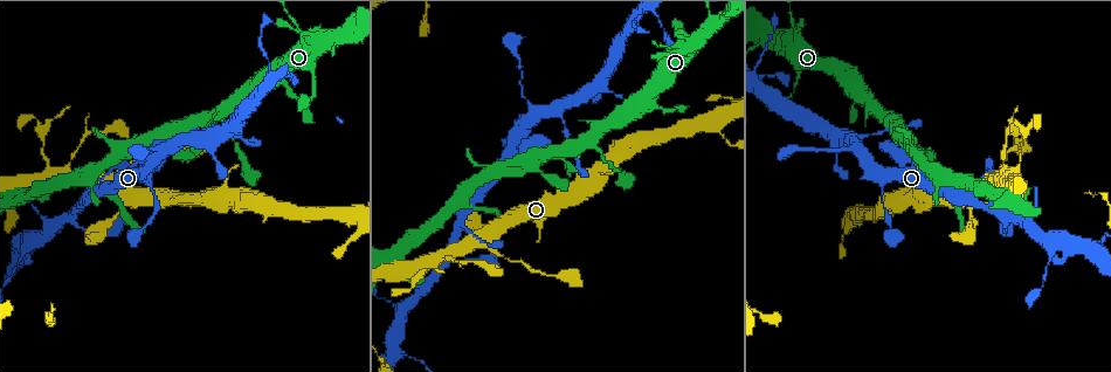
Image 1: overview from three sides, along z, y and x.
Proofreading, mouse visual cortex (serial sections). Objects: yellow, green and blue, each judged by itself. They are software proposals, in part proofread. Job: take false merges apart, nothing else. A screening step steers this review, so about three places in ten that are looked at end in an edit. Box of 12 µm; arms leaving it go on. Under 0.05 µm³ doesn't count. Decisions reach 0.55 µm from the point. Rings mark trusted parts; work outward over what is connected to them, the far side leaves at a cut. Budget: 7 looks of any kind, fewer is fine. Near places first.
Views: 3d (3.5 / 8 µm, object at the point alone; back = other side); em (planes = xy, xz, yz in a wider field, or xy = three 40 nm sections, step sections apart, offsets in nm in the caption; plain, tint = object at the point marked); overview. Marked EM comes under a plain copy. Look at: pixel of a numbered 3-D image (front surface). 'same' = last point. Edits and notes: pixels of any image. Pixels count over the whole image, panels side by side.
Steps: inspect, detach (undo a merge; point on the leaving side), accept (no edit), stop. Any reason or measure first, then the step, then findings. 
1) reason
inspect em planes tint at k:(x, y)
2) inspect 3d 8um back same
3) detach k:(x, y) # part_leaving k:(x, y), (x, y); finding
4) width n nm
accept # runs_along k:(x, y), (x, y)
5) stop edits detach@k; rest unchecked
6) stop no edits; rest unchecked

sharp bend
inspect 3d 8um back at 1:(479, 240)

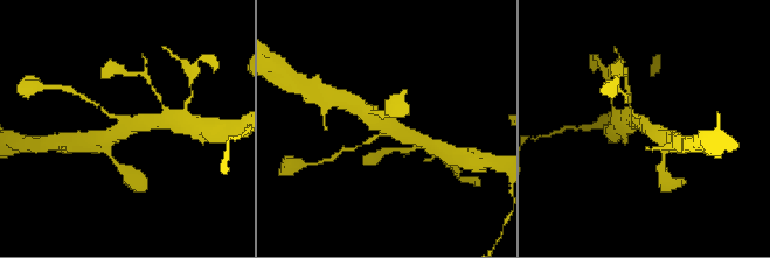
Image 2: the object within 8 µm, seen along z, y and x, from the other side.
inspect em xy step 2 tint at 2:(125, 127)

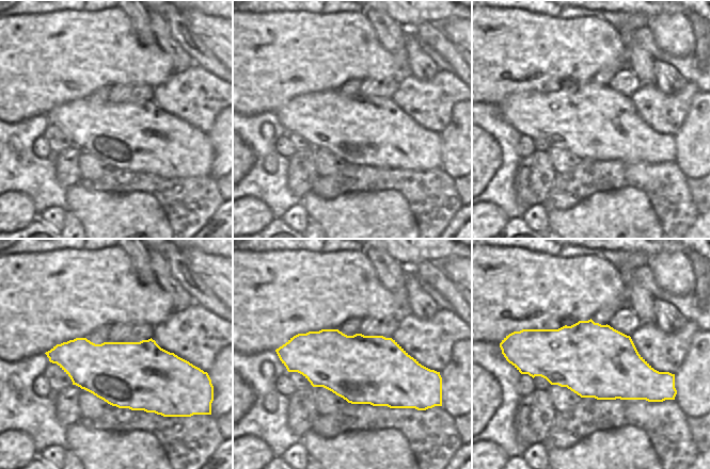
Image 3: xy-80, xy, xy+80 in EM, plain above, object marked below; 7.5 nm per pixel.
accept # runs_along 2:(360, 110), (392, 131), (417, 140); one cell here

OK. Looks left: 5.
thin neck
inspect 3d 8um at 1:(1021, 148)

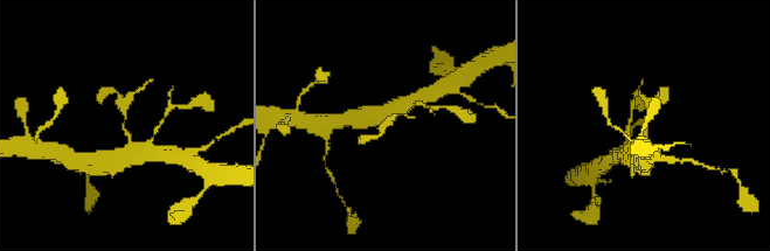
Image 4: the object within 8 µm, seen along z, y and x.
shape alone is not enough
inspect em xy step 2 tint at 4:(123, 123)

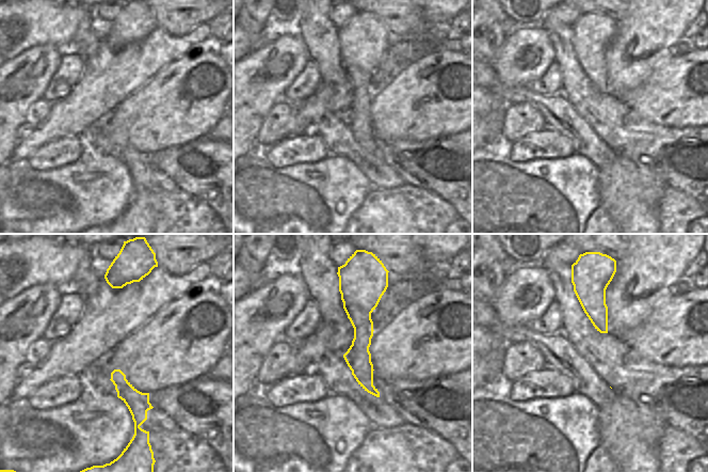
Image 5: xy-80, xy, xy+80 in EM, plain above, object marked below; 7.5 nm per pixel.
detach 4:(123, 107) # part_leaving 4:(127, 134), (116, 90); a second cell is stuck on

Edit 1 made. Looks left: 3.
see it whole again
inspect overview

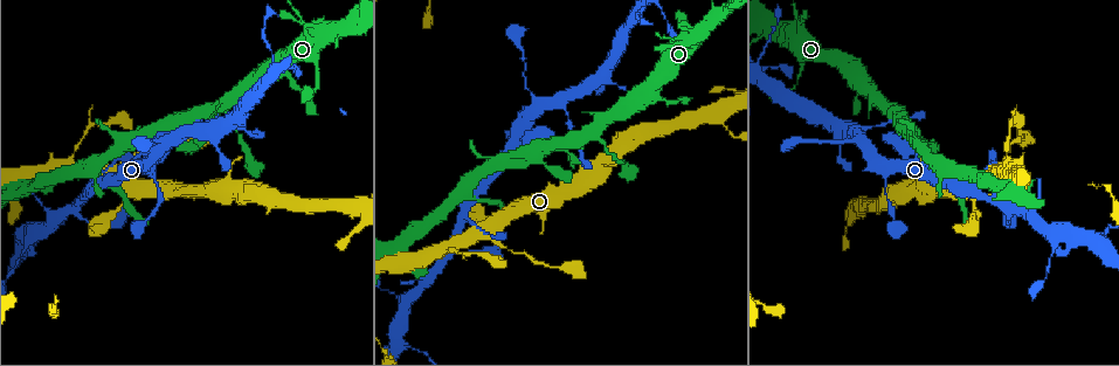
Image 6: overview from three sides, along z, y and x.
inspect 3d 3.5um at 6:(1049, 259)

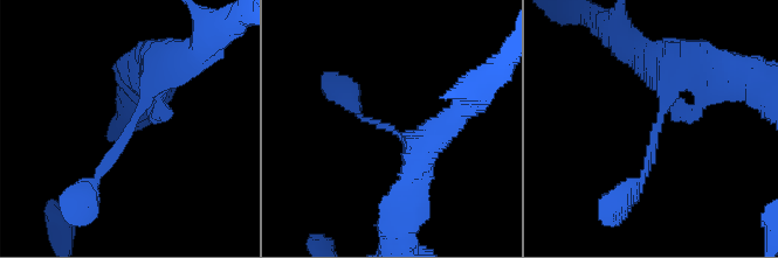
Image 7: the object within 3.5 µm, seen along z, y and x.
arm_widths 100, 450 nm
inspect em xy step 5 tint at 7:(393, 128)

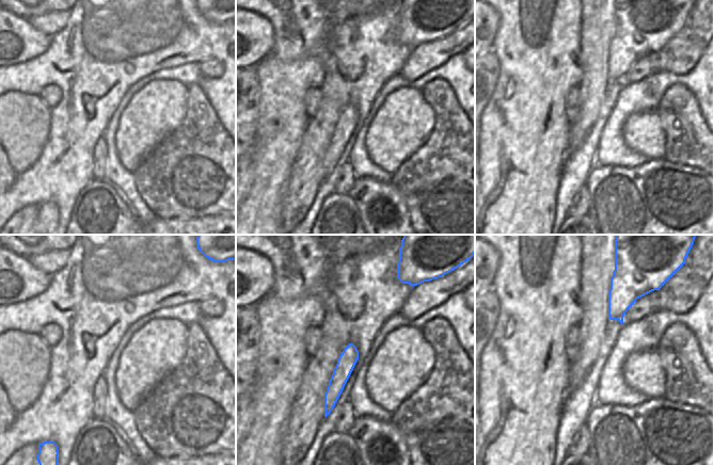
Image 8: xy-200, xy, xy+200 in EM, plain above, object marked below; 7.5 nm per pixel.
accept # runs_along 7:(170, 65), (91, 188); all the same cell

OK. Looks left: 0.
stop edits detach@4; rest unchecked

